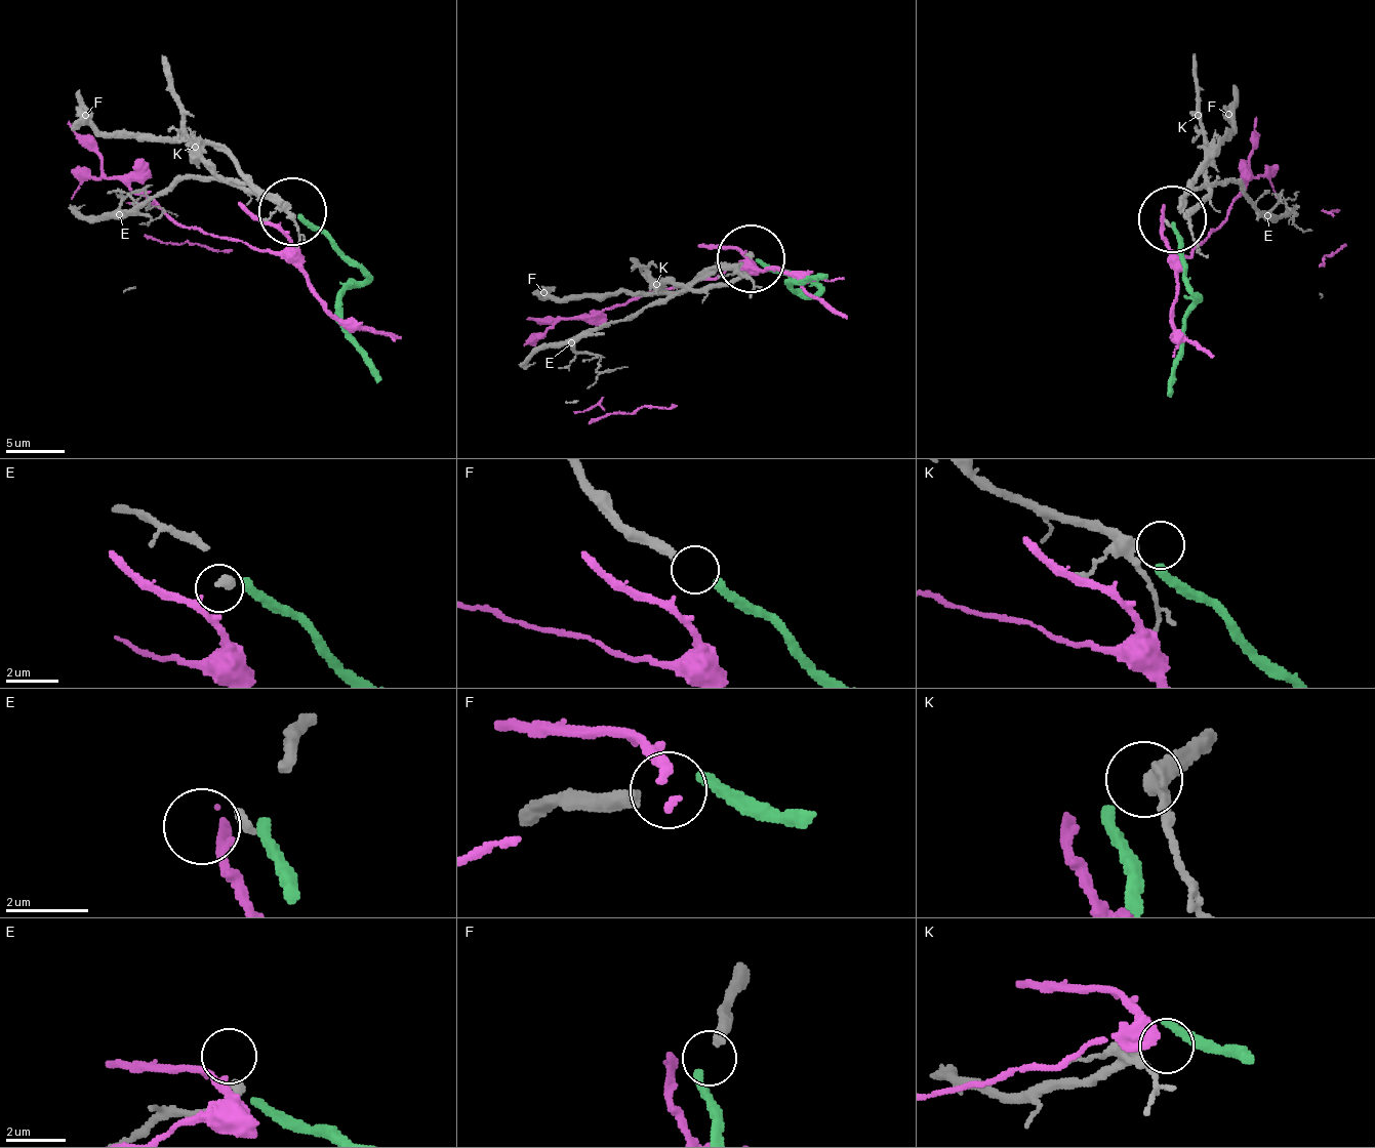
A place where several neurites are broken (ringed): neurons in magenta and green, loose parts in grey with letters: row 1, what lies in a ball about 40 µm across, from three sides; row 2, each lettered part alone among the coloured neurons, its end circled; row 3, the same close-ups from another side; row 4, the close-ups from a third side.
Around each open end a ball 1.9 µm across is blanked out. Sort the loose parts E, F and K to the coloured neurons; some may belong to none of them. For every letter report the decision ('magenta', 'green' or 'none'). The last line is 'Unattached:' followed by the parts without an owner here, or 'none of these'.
E: none
F: green
K: none
Unattached: E, K

